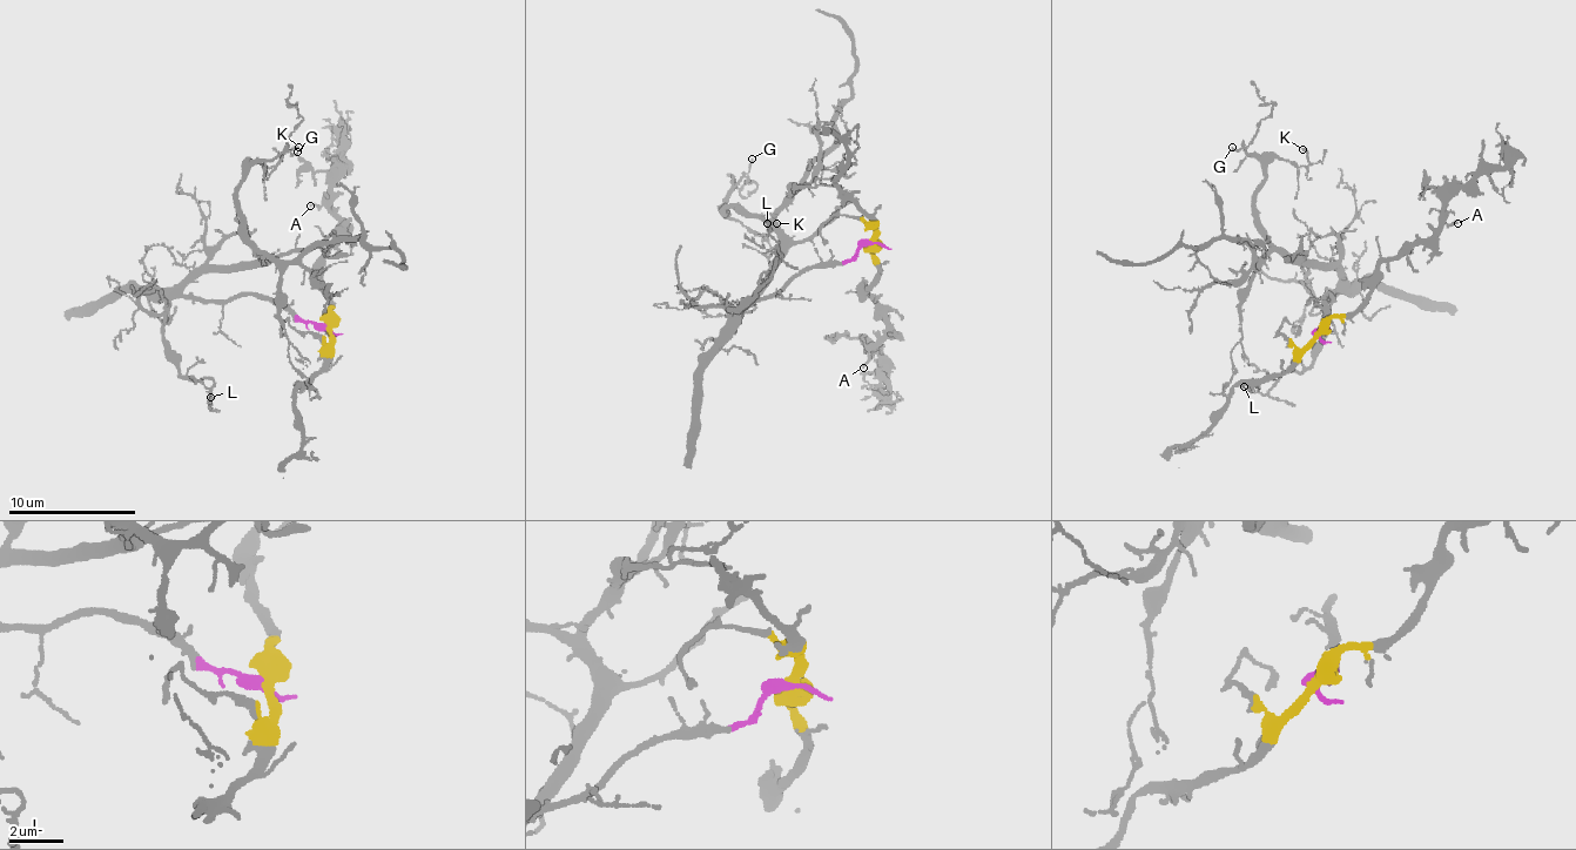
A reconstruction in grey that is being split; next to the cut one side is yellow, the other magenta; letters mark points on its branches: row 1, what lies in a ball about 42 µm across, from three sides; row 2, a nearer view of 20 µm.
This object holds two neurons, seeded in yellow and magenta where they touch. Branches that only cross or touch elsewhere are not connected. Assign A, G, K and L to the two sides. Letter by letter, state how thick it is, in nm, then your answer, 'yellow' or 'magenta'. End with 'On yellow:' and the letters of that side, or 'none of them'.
A: calibre 130 nm; yellow
G: calibre 120 nm; magenta
K: calibre 120 nm; magenta
L: calibre 120 nm; magenta
On yellow: A

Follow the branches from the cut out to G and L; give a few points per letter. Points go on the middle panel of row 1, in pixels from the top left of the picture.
G: (871, 242), (847, 261), (797, 272), (739, 312), (770, 268), (780, 235), (741, 207), (722, 213), (752, 157)
L: (871, 242), (847, 261), (797, 272), (732, 317), (727, 309), (759, 291), (780, 256), (768, 222)

